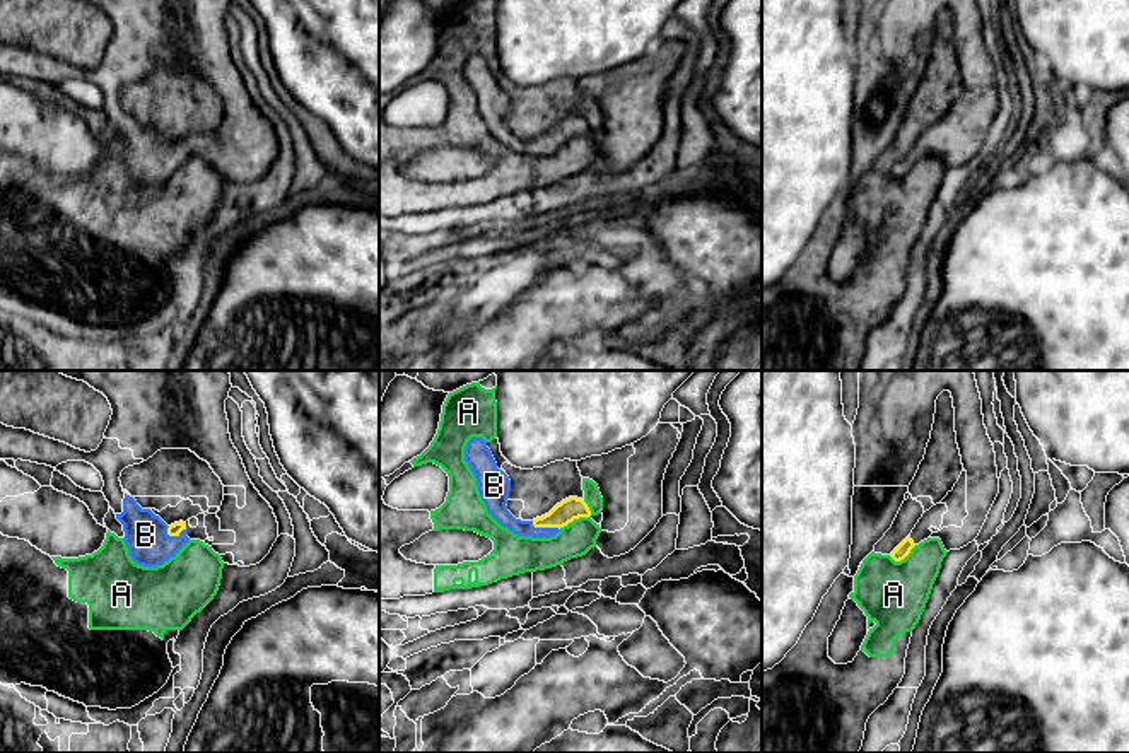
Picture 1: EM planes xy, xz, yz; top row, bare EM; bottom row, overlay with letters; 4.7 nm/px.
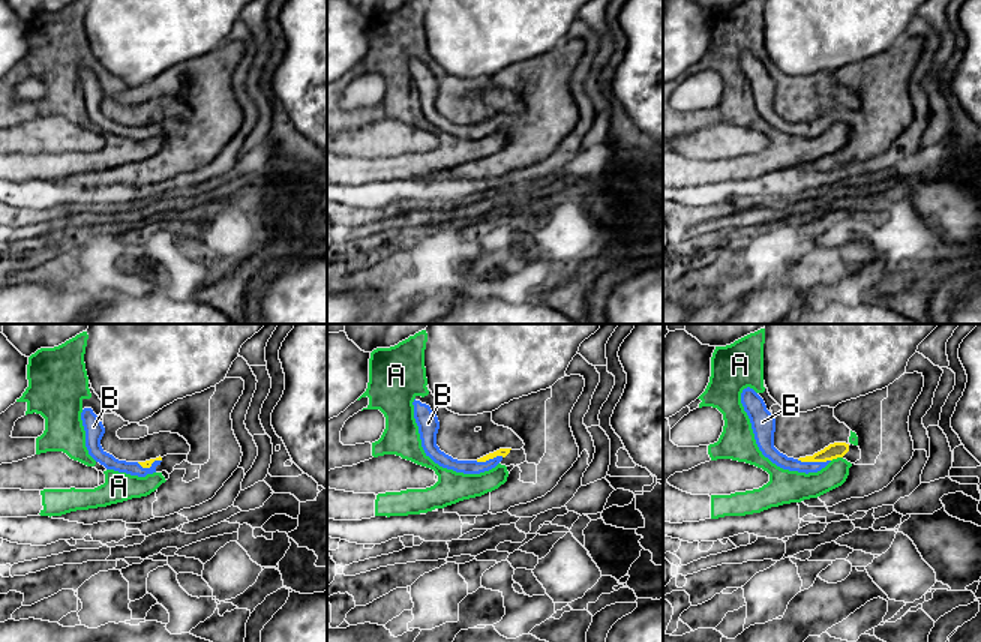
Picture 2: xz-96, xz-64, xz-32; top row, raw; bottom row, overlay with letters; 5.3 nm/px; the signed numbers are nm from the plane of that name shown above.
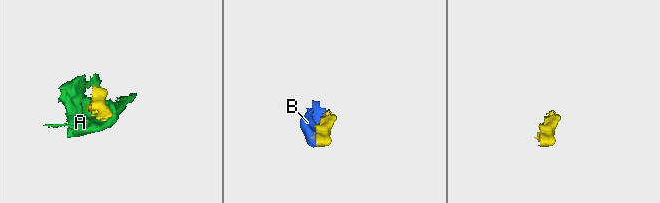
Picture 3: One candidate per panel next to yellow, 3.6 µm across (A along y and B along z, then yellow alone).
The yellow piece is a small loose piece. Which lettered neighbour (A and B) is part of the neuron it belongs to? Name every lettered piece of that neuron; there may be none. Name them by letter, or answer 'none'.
B

